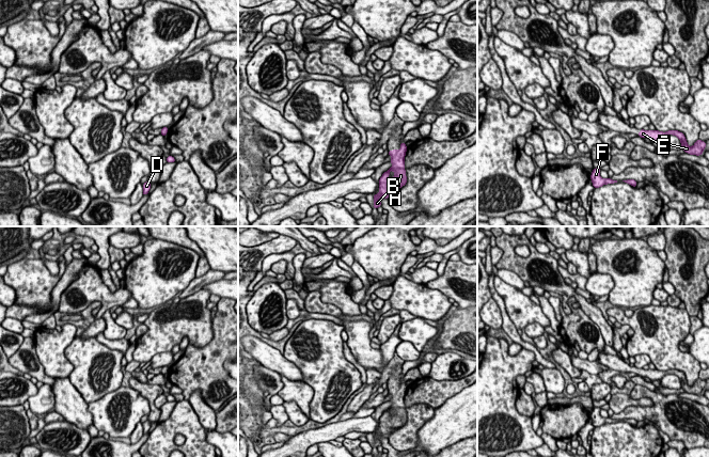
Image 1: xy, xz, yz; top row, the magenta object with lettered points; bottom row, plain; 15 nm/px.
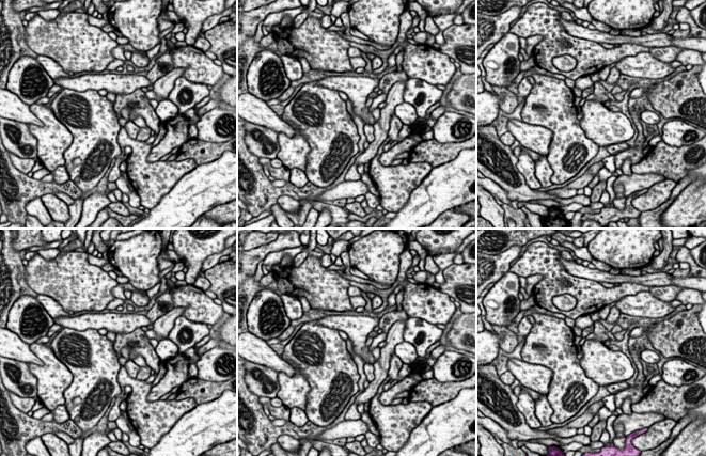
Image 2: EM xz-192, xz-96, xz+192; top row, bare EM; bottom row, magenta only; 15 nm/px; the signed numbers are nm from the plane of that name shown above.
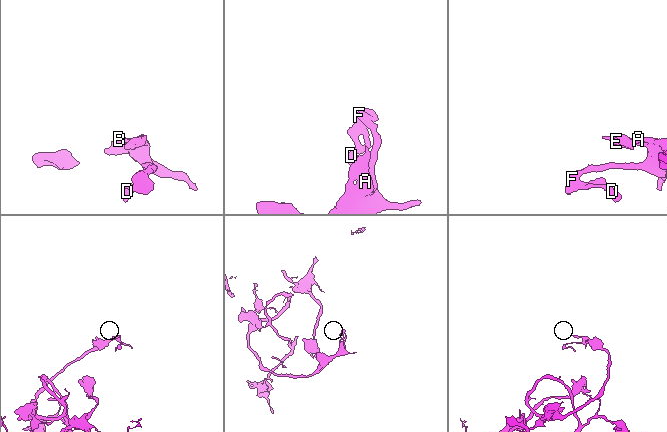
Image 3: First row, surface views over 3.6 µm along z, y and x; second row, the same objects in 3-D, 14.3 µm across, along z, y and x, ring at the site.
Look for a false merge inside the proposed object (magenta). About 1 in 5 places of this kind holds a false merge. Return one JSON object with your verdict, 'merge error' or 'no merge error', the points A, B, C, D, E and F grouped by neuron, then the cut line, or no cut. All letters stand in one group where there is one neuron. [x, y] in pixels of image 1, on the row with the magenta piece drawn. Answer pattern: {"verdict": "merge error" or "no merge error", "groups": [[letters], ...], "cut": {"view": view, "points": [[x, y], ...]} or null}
{"verdict": "no merge error", "groups": [["A", "B", "C", "D", "E", "F"]], "cut": null}

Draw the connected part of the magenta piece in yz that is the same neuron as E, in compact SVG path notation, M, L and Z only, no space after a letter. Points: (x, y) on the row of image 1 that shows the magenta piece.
M641 129L639 132L639 137L641 137L643 139L647 138L650 141L662 141L662 139L667 135L676 136L680 140L681 149L683 149L687 154L700 156L703 154L704 149L706 148L706 142L702 141L699 139L694 143L693 146L689 146L686 136L678 130L668 130L668 131L663 132L663 131L659 131L657 129L656 130Z

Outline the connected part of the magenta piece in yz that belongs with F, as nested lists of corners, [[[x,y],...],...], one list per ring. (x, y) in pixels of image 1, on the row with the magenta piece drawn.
[[[600,168],[593,169],[590,179],[594,188],[599,188],[599,187],[602,187],[603,185],[617,183],[617,180],[613,180],[611,178],[602,178],[600,176],[600,171],[601,171]]]

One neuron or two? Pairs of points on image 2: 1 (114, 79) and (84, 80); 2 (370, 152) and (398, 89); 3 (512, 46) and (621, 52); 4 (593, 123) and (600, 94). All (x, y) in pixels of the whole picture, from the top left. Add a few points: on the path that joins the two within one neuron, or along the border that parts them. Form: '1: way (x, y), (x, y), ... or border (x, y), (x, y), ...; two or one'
1: way (107, 81), (92, 81); one
2: way (380, 136), (380, 127), (390, 105); one
3: border (510, 31), (519, 36); two
4: border (593, 99), (603, 105); two

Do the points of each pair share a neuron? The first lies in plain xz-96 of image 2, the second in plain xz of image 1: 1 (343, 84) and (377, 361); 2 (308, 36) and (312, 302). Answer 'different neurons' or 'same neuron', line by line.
1: same neuron
2: different neurons

